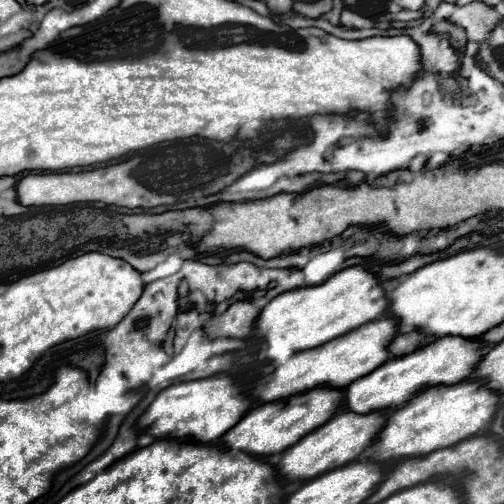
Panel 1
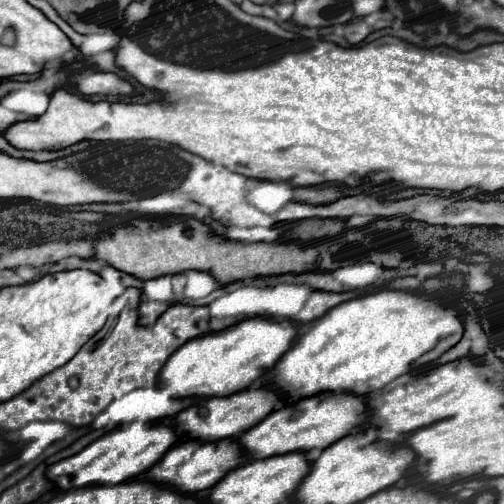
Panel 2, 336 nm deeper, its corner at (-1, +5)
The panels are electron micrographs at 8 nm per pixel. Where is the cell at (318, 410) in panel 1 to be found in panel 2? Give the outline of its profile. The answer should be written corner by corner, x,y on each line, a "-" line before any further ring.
222,439
216,443
192,443
180,441
166,455
150,467
146,479
150,483
168,483
168,487
176,487
176,491
184,491
184,495
194,495
214,487
230,469
240,465
240,445
234,439

